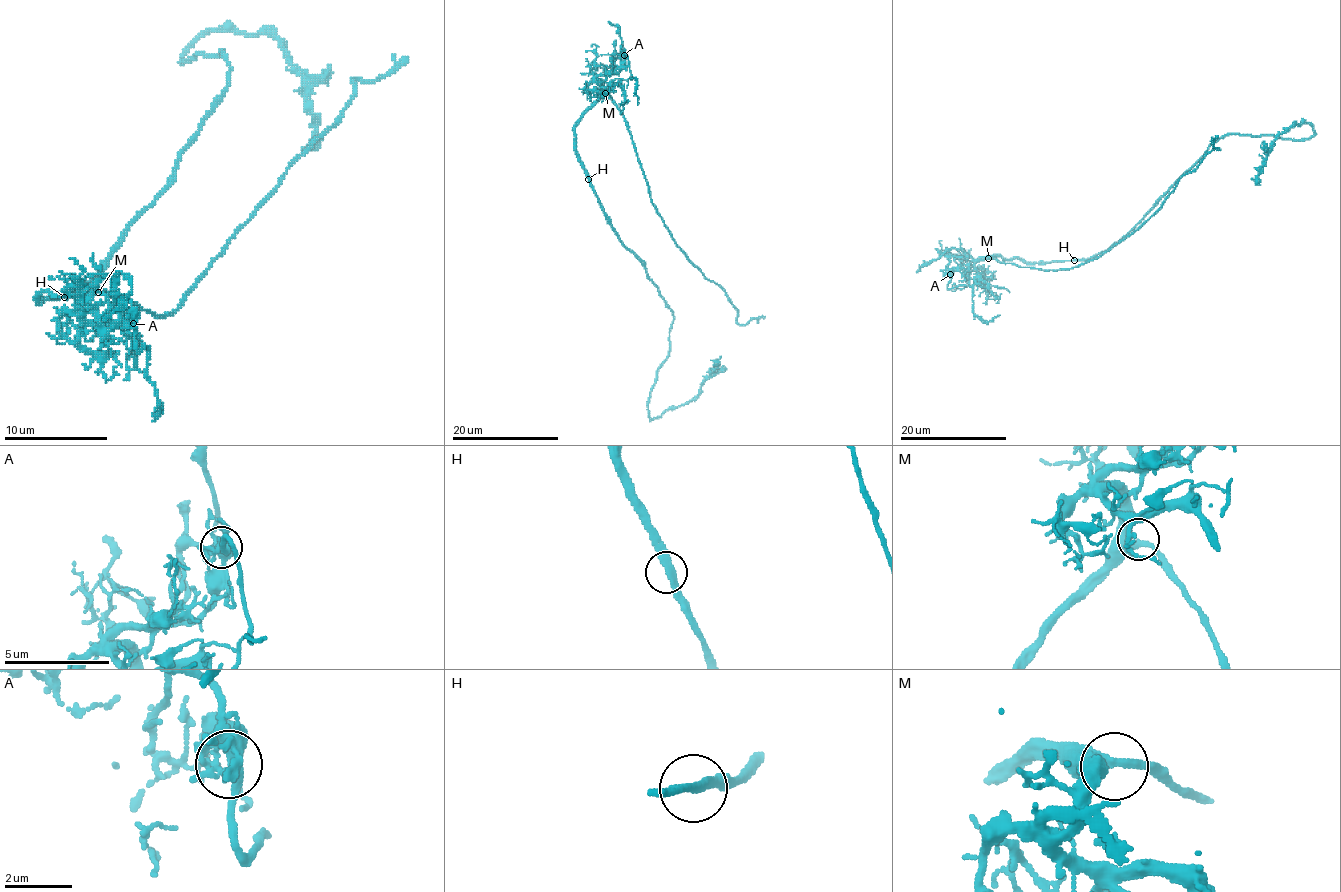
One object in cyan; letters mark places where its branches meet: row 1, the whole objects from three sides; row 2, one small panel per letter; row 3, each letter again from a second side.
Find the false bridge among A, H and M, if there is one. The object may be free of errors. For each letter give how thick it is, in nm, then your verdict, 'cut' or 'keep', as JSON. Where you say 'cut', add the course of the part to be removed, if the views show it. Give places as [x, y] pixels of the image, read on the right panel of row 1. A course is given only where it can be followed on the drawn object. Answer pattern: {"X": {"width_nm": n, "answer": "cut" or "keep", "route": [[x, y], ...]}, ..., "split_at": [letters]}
{"A": {"width_nm": 460, "answer": "cut", "route": [[949, 274], [948, 264], [952, 255], [967, 259], [956, 248], [924, 263], [916, 272]]}, "H": {"width_nm": 280, "answer": "keep"}, "M": {"width_nm": 400, "answer": "keep"}, "split_at": ["A"]}

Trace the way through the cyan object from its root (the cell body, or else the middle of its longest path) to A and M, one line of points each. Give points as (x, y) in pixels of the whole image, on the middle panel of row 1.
A: (591, 179), (576, 150), (575, 125), (597, 100), (600, 81), (620, 65), (624, 54)
M: (591, 179), (576, 150), (575, 125), (605, 93)

